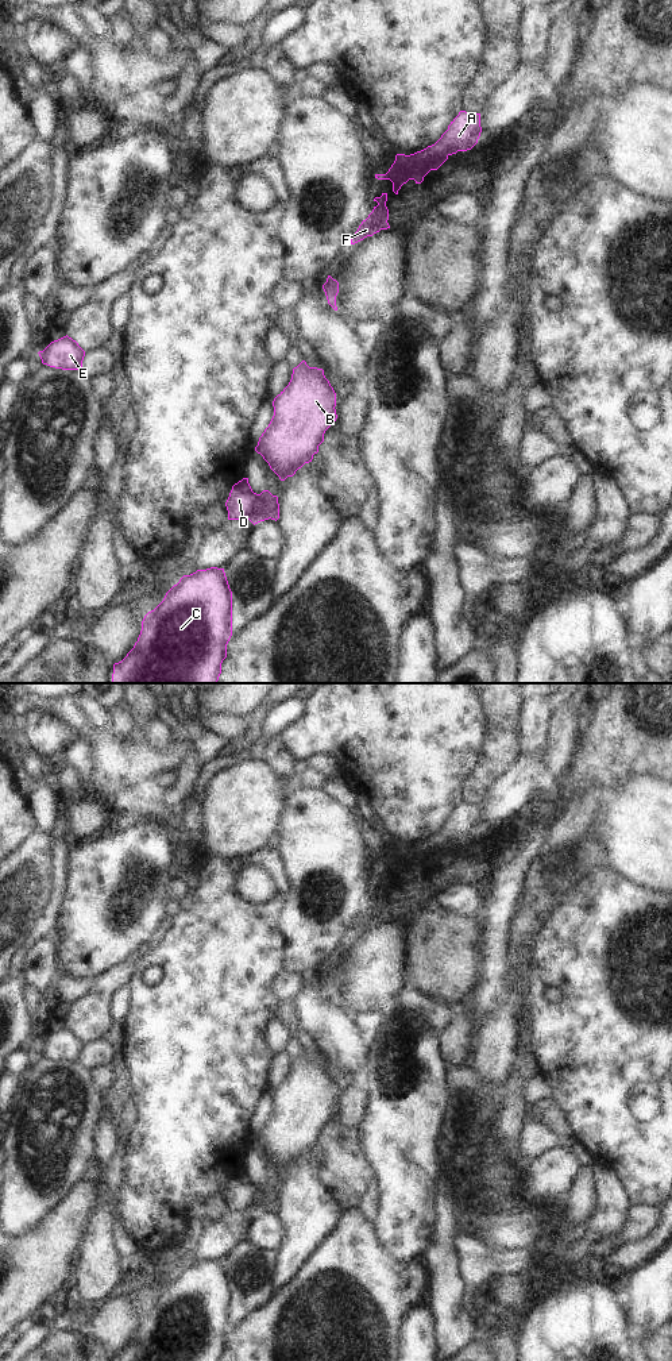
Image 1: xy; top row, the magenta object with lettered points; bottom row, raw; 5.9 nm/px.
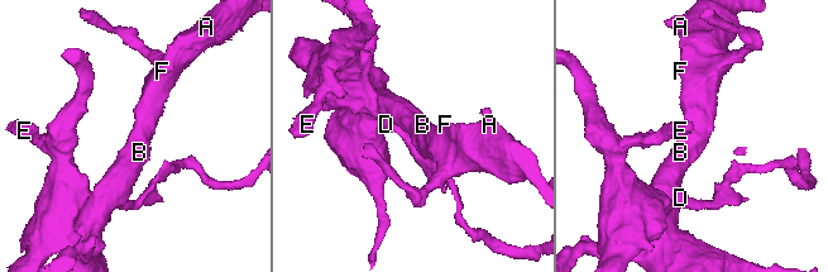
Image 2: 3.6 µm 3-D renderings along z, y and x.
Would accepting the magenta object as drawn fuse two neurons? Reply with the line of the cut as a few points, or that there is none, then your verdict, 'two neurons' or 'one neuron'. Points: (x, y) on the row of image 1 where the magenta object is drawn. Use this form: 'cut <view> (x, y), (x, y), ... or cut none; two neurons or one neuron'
cut xy (259, 494), (259, 505), (247, 517); two neurons

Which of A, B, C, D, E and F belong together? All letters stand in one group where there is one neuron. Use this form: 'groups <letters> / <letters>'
groups A B C F / D E

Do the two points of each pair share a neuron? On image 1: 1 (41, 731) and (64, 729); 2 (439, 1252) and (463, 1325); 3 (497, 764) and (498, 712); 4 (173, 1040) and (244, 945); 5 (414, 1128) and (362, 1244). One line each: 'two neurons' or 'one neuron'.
1: two neurons
2: one neuron
3: one neuron
4: one neuron
5: two neurons

